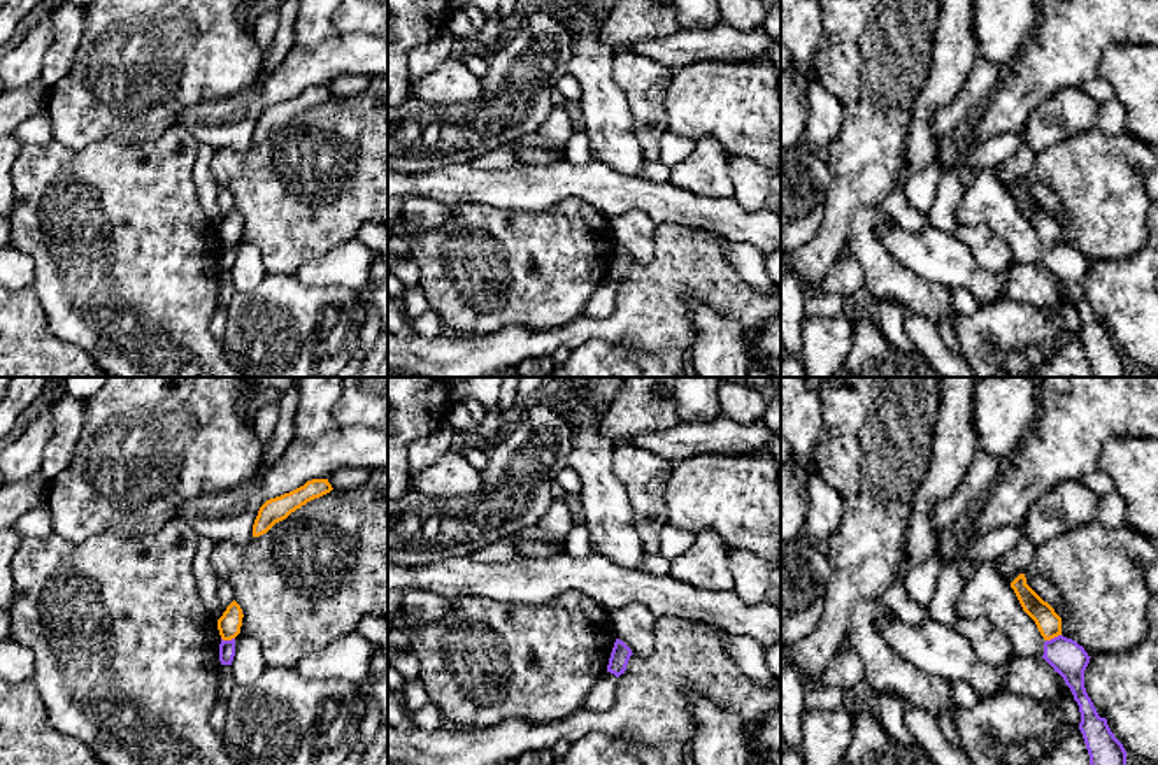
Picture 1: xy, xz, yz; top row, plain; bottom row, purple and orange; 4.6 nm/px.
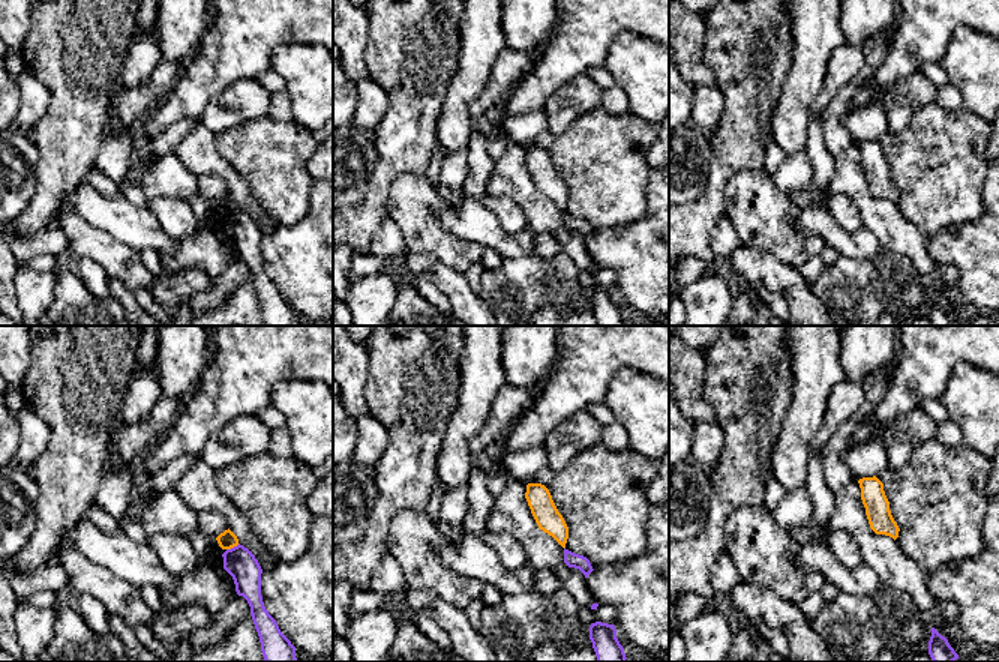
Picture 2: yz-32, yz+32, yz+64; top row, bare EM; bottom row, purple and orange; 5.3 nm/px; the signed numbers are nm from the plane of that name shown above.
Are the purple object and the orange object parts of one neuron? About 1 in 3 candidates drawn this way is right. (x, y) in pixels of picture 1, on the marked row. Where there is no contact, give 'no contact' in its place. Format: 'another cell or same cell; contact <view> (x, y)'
another cell; contact yz (1055, 637)

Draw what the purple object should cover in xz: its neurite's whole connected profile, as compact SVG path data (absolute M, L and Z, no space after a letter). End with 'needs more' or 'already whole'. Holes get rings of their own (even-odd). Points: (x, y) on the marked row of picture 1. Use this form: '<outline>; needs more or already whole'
M616 639L609 658L607 672L614 674L616 677L625 674L632 654L632 649L623 640Z; already whole

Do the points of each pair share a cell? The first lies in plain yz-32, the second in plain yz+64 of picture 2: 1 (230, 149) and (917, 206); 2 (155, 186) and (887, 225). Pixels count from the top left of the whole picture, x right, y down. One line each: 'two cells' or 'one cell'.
1: one cell
2: one cell

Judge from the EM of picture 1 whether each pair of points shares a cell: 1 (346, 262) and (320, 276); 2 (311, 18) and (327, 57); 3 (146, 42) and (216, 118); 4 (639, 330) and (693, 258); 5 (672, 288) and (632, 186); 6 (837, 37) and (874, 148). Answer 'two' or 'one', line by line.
1: one
2: two
3: two
4: one
5: two
6: one

